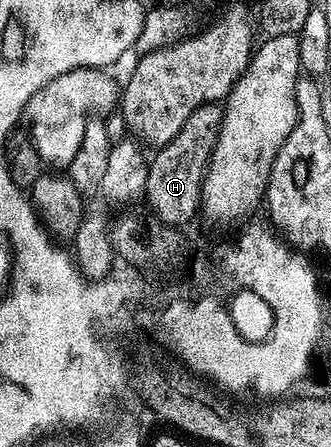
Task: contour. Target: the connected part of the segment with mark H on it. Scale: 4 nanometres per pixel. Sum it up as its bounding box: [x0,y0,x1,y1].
[144,102,224,226]

